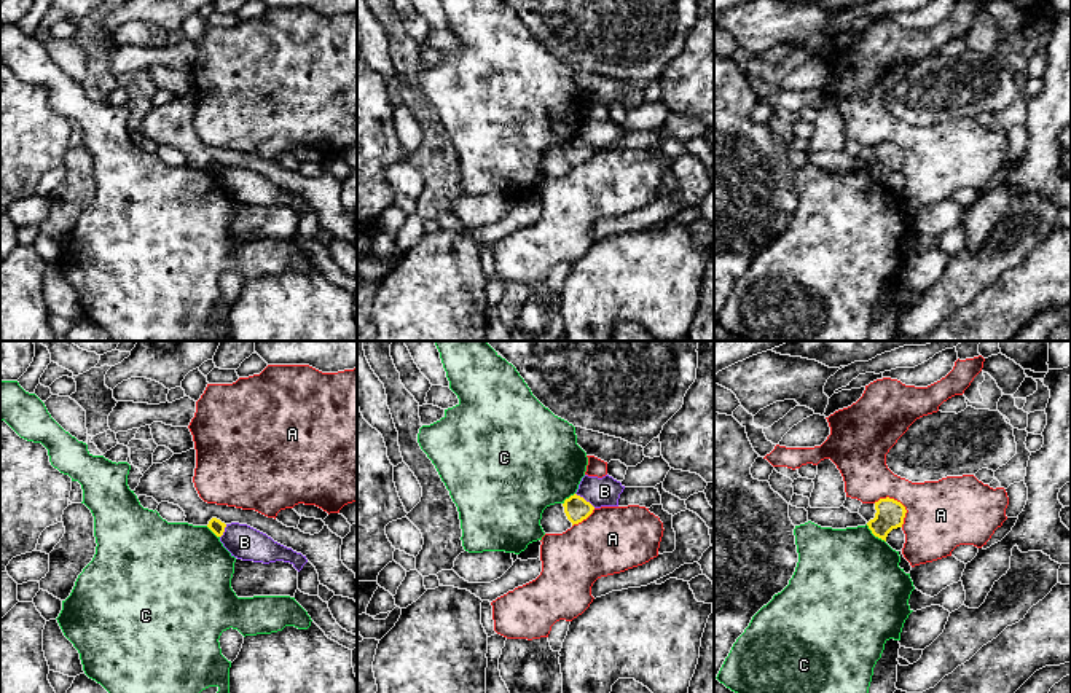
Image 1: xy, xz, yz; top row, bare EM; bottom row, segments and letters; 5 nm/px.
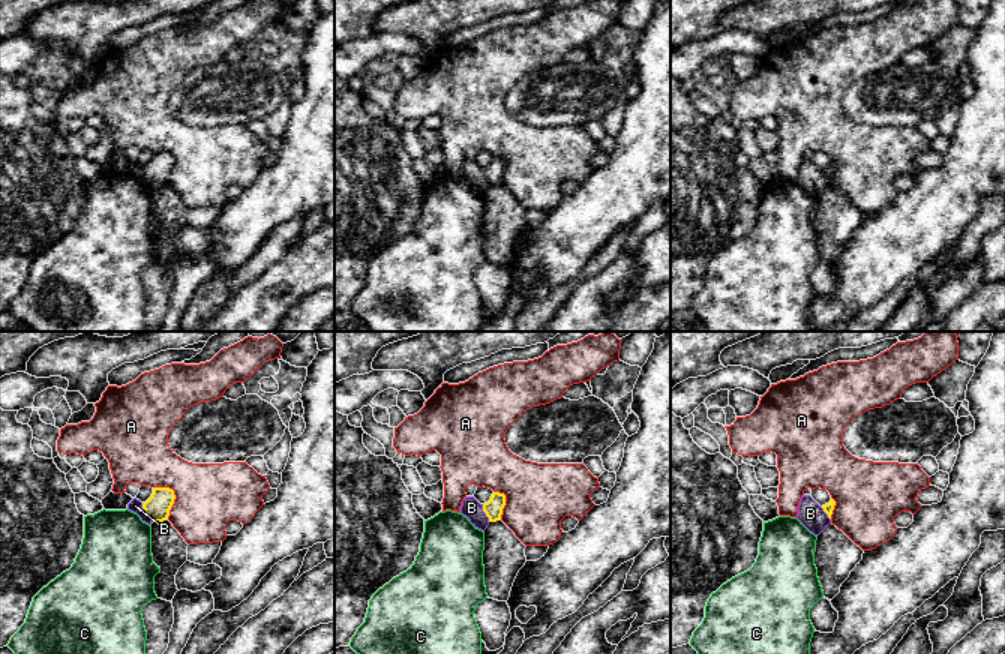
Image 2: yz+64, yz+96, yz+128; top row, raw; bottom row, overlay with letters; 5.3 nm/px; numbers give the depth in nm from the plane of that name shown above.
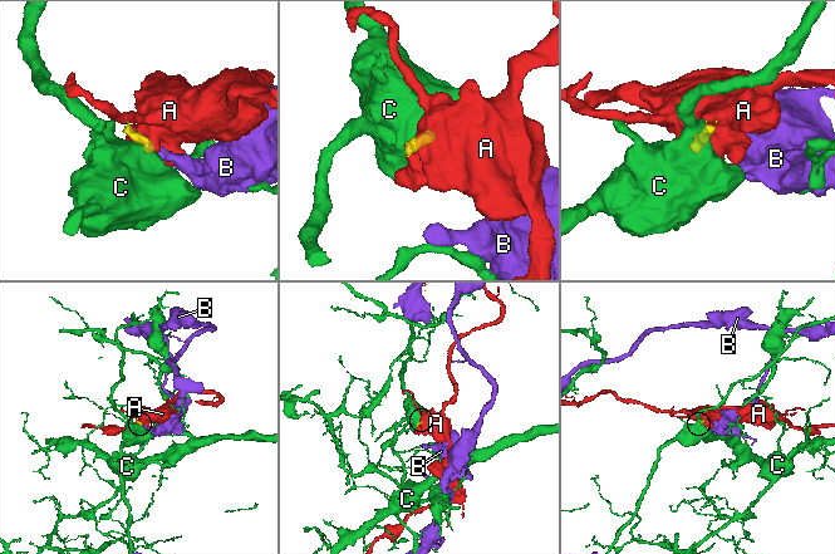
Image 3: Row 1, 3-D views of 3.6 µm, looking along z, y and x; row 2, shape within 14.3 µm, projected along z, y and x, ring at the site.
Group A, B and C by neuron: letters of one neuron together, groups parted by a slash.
A / B / C

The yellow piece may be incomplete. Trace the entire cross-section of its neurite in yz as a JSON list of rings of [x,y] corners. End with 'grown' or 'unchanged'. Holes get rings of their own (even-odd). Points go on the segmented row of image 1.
[[[880,499],[875,502],[875,518],[867,523],[872,534],[886,542],[892,529],[902,527],[905,518],[905,507],[894,499]]]; unchanged

